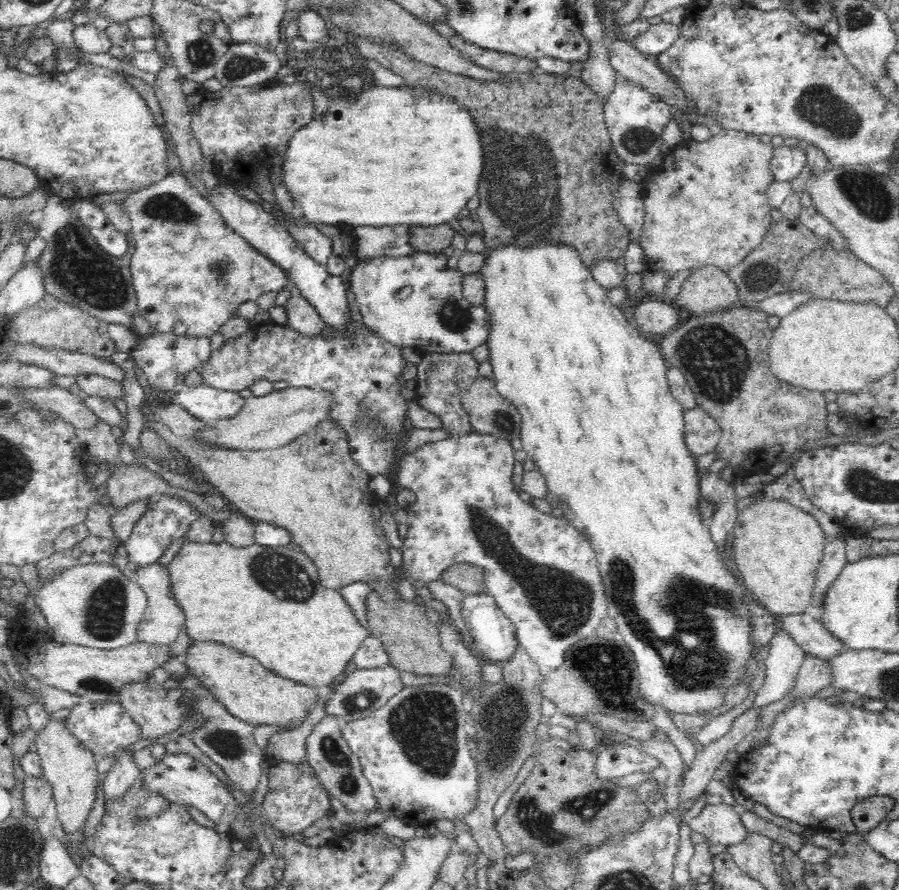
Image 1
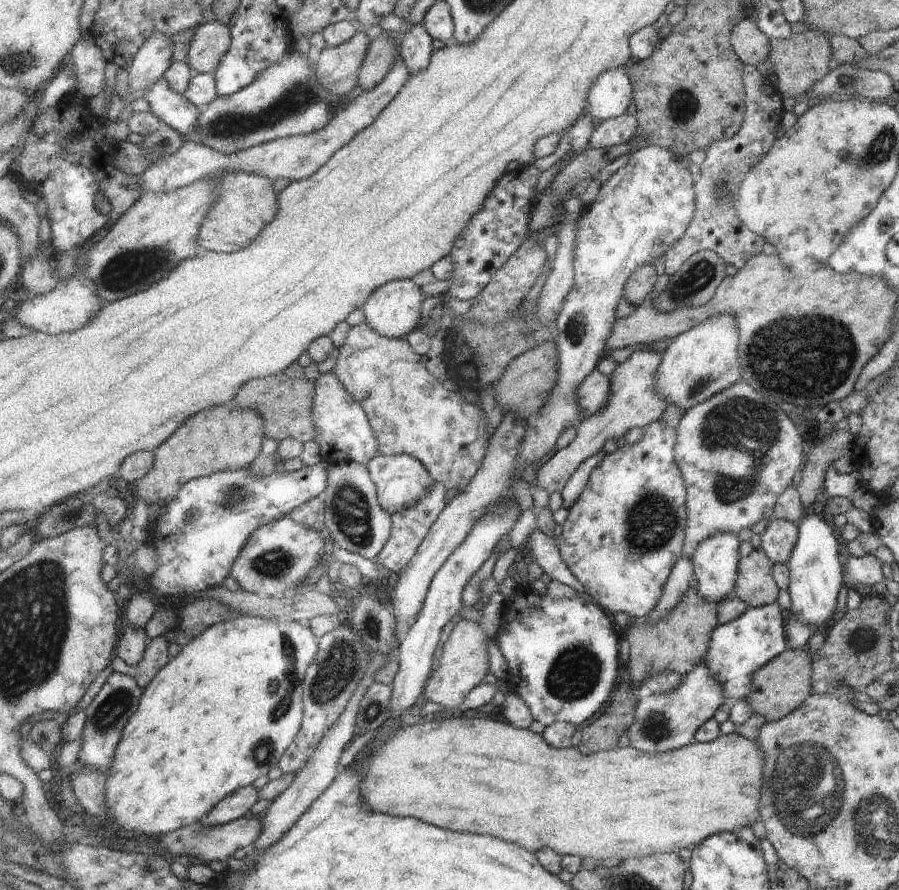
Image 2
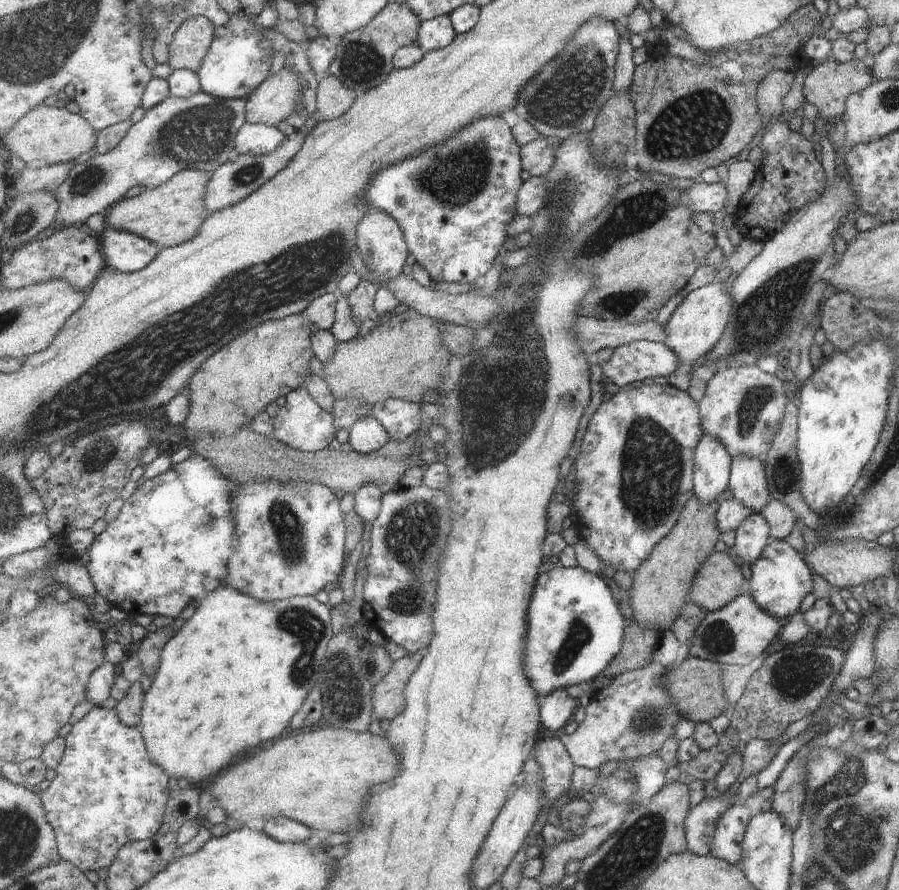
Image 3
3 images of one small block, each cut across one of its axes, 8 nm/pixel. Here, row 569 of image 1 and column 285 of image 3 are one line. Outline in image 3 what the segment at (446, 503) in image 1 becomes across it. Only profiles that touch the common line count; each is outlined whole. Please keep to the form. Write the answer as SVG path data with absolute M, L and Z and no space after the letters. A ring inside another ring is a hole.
M306 384L293 390L285 397L285 404L273 417L273 438L281 440L285 446L302 452L321 452L335 444L335 421L332 413L327 412L309 392ZM251 482L231 492L229 506L237 536L225 584L261 602L315 596L325 586L338 584L346 564L347 528L332 488L312 482Z

